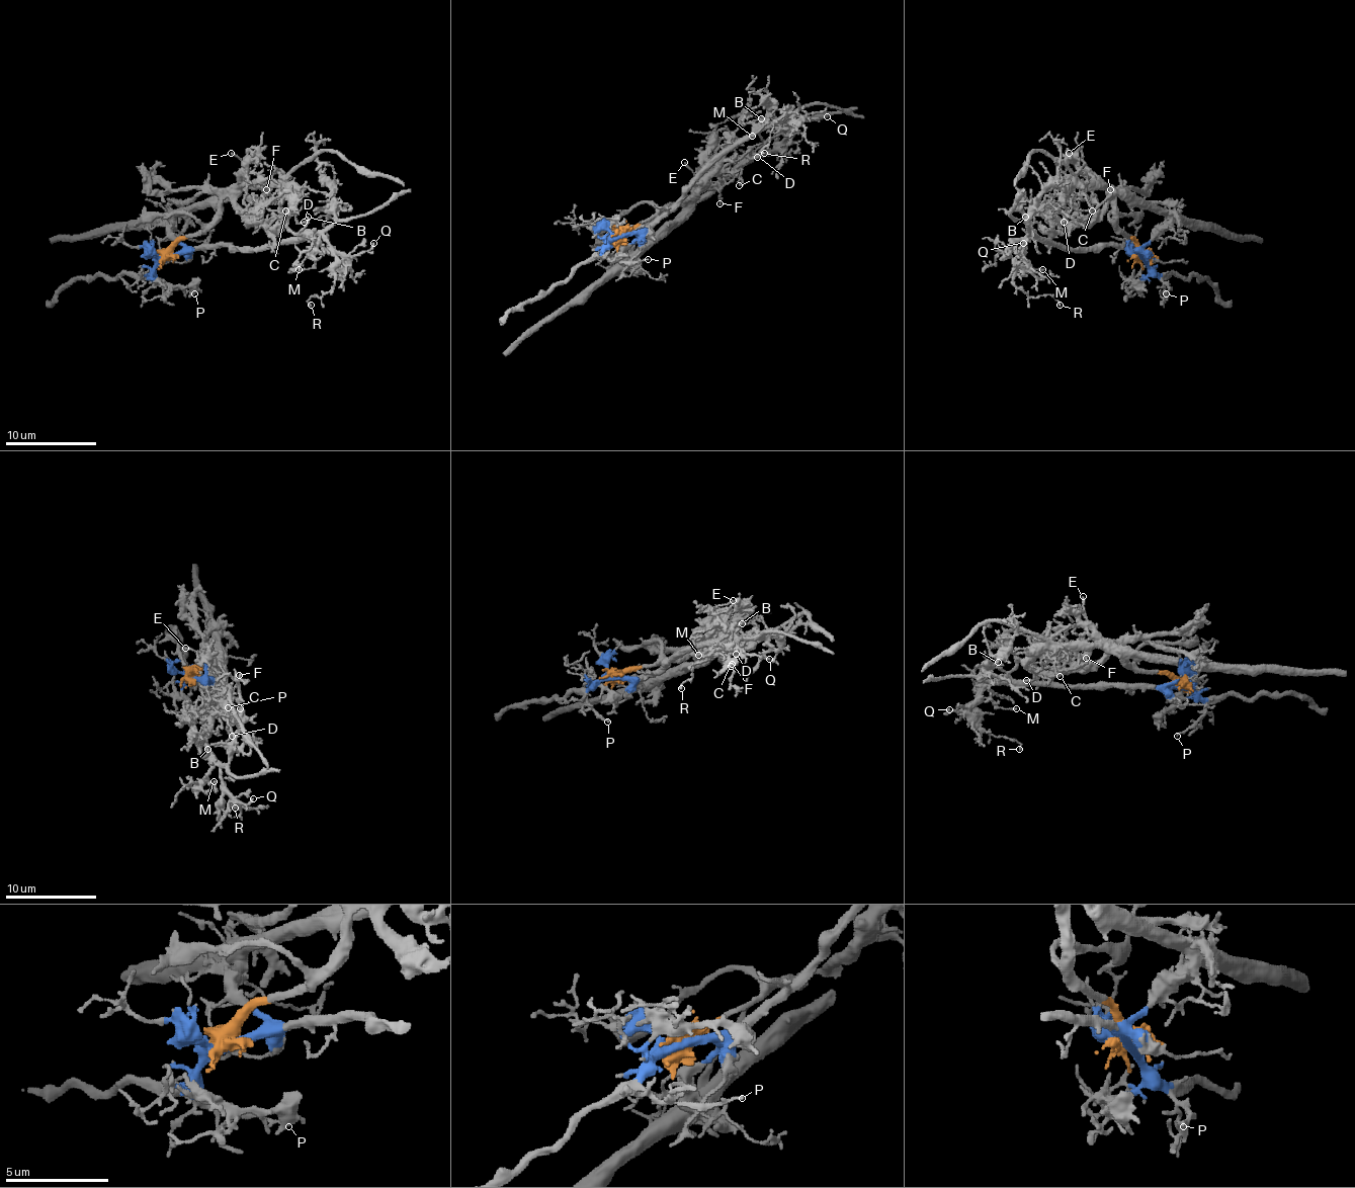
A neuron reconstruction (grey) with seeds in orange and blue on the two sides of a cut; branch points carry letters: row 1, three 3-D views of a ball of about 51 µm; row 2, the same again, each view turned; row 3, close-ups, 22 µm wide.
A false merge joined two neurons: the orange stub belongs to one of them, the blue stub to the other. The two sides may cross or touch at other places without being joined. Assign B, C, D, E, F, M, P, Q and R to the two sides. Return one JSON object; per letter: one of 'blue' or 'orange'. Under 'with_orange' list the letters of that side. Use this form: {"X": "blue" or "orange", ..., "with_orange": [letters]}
{"B": "blue", "C": "orange", "D": "orange", "E": "orange", "F": "orange", "M": "blue", "P": "blue", "Q": "blue", "R": "blue", "with_orange": ["C", "D", "E", "F"]}

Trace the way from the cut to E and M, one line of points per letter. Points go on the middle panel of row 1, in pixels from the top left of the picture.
E: (618, 236), (623, 236), (634, 225), (651, 220), (660, 210), (676, 208), (691, 194), (694, 174), (685, 163)
M: (618, 236), (649, 229), (722, 156), (740, 145), (765, 114), (776, 108), (751, 136)

